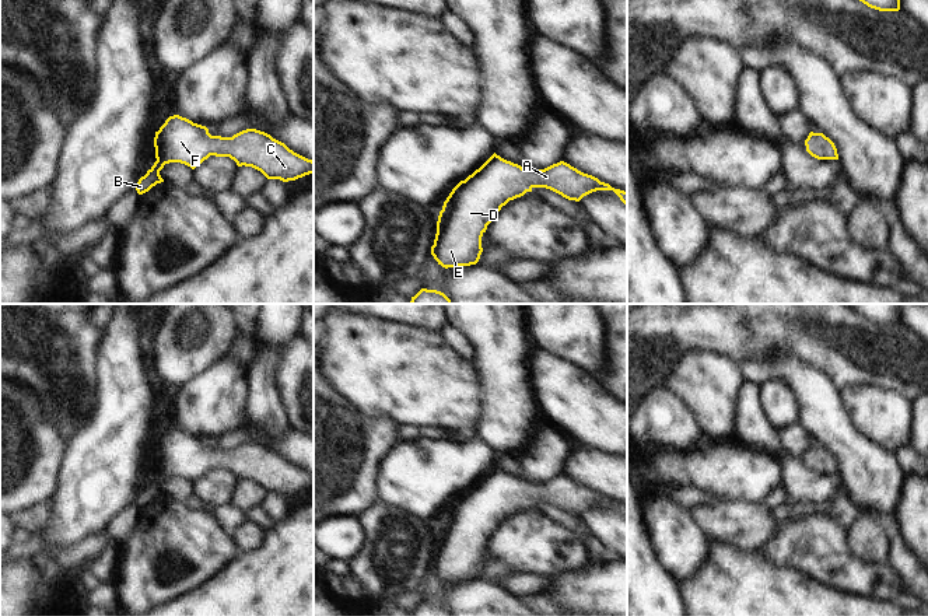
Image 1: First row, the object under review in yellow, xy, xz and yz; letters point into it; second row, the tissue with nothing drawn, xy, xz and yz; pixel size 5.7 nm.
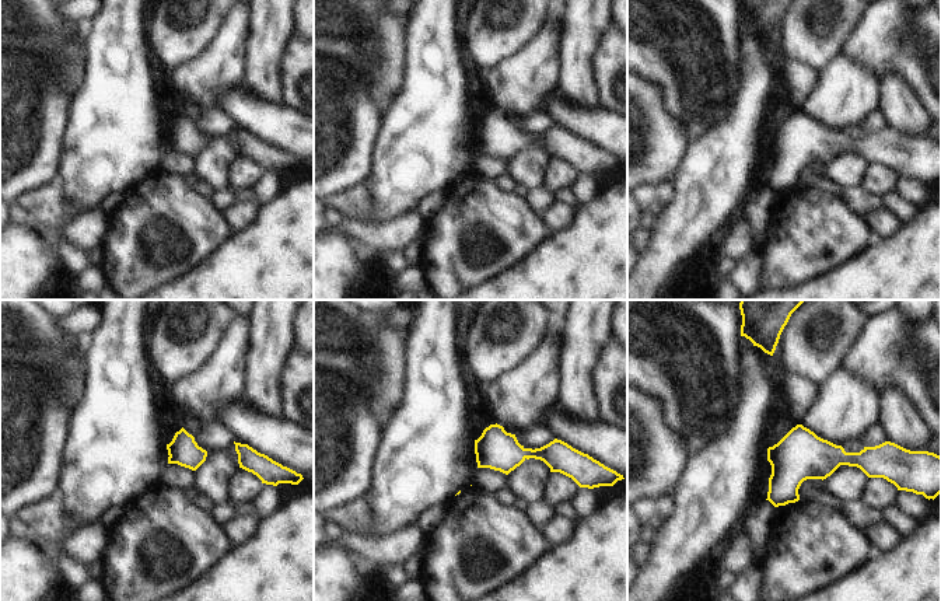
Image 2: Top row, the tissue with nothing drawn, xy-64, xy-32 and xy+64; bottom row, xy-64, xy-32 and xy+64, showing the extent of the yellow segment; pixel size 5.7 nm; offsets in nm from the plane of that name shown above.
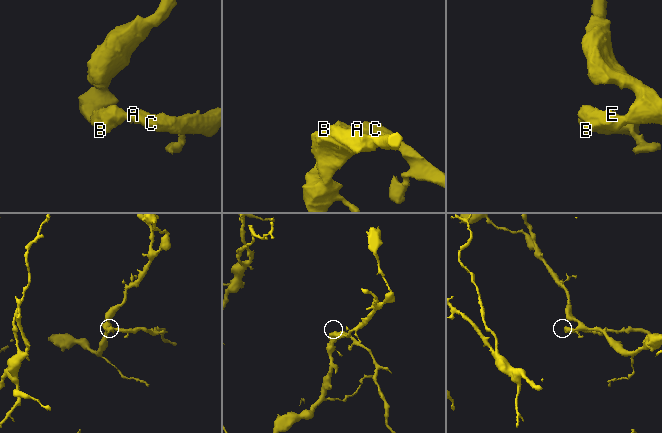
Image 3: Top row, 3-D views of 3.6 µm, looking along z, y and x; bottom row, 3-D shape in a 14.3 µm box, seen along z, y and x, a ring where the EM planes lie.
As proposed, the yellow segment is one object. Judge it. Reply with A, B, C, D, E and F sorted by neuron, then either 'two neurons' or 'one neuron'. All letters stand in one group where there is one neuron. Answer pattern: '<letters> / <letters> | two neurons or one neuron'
A B C D E F | one neuron

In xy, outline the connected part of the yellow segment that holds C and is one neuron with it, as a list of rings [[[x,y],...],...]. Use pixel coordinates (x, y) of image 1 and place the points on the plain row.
[[[179,428],[169,430],[155,445],[154,479],[136,497],[139,508],[164,496],[160,484],[165,477],[181,476],[192,483],[210,469],[230,470],[238,480],[252,480],[267,493],[295,494],[314,487],[314,475],[308,473],[270,448],[246,442],[232,451],[211,449],[206,440]]]

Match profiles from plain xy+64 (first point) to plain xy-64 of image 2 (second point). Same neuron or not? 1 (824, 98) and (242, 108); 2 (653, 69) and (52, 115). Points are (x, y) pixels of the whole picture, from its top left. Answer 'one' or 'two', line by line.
1: two
2: two

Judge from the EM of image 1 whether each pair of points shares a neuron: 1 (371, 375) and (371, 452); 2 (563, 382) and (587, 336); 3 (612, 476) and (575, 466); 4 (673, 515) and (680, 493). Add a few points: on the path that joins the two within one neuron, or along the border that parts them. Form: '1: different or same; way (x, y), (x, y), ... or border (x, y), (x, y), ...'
1: different; border (343, 396), (364, 413), (391, 417), (399, 426)
2: different; border (543, 349), (578, 366), (592, 377)
3: same; way (603, 473), (584, 466)
4: different; border (672, 489), (671, 494), (673, 499), (689, 508)

